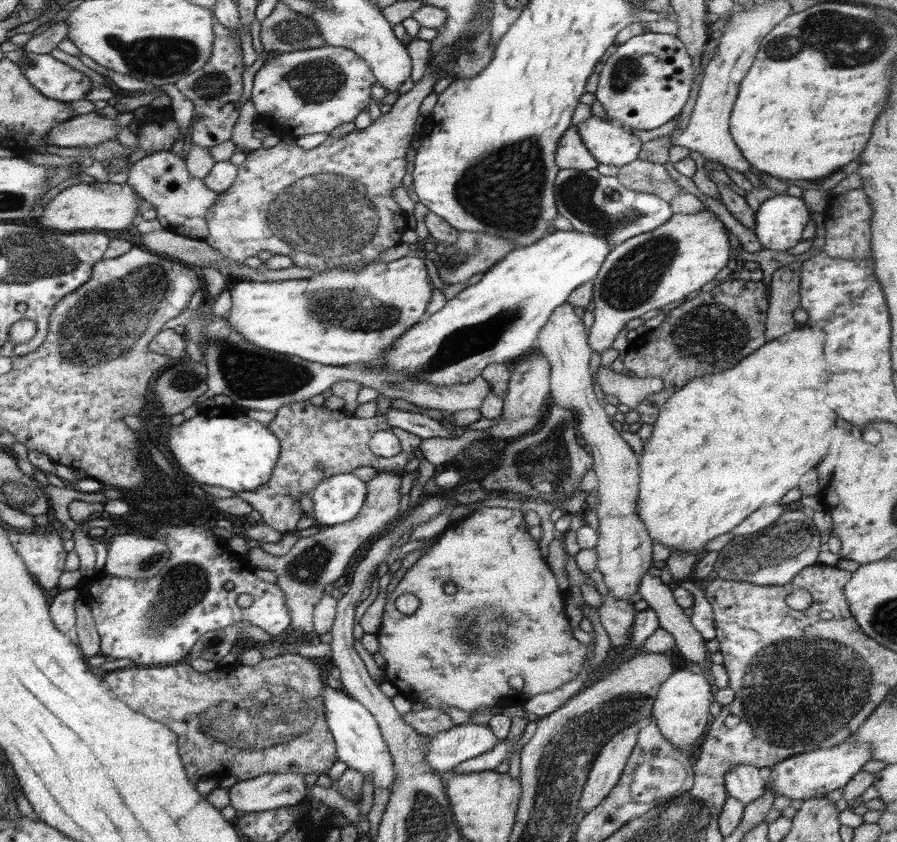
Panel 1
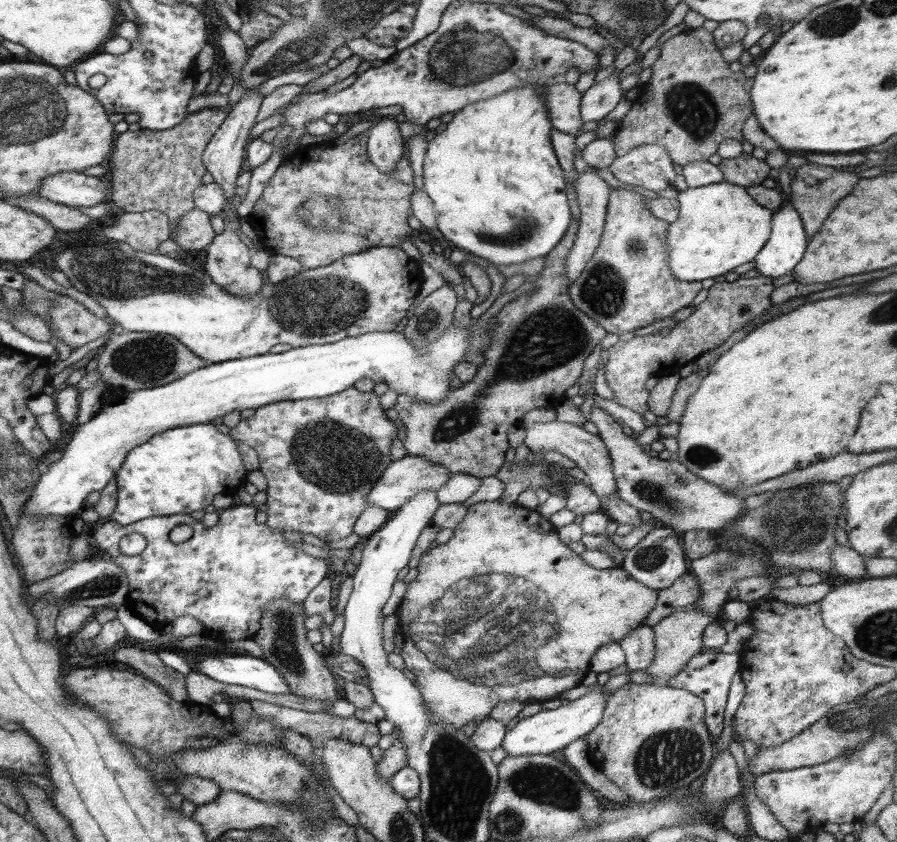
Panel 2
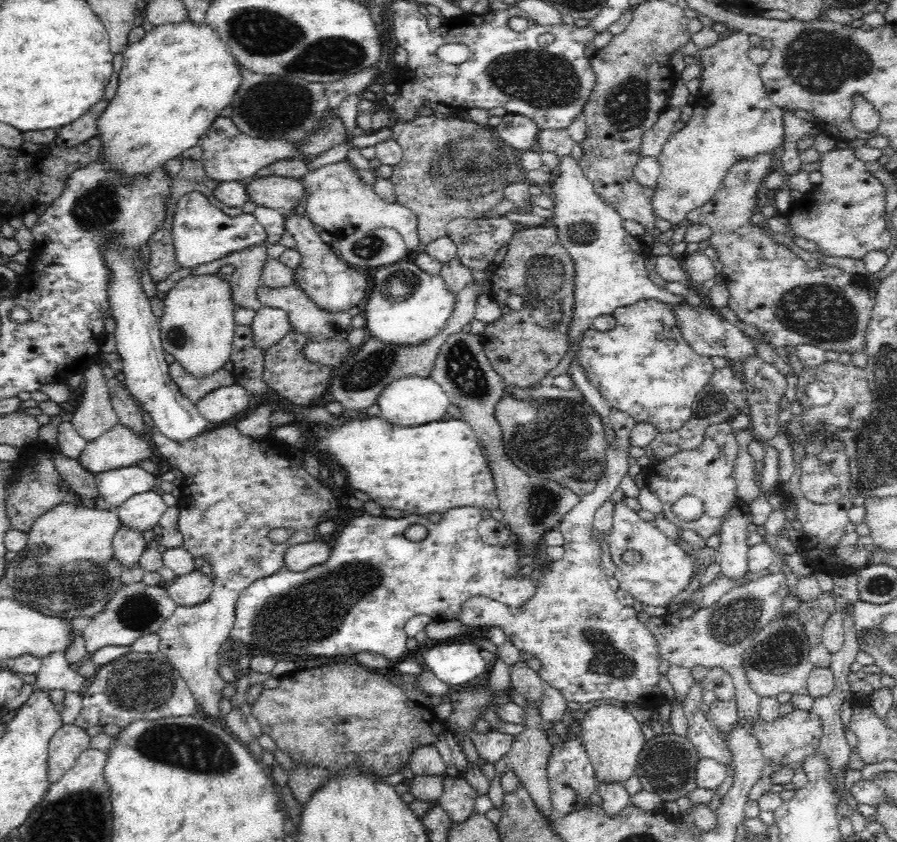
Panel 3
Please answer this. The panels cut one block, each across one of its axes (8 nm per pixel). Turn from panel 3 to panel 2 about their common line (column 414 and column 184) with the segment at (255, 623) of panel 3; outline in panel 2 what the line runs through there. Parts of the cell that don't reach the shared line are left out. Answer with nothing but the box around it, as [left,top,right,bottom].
[91,504,327,640]

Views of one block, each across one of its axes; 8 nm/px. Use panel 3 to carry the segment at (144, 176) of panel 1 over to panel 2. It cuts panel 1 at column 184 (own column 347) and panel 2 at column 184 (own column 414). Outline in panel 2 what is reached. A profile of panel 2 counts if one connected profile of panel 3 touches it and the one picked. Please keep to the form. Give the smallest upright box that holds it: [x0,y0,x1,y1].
[171,208,217,254]

